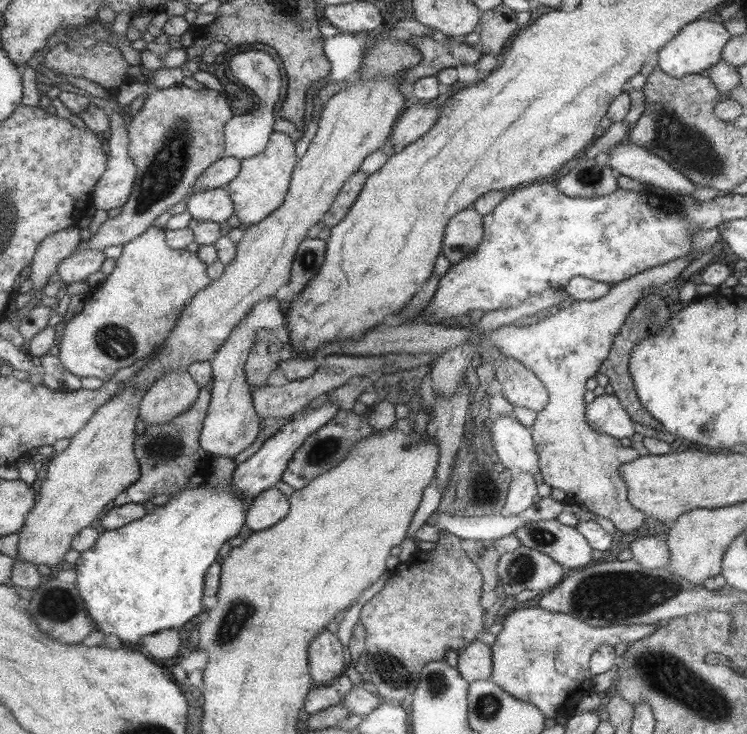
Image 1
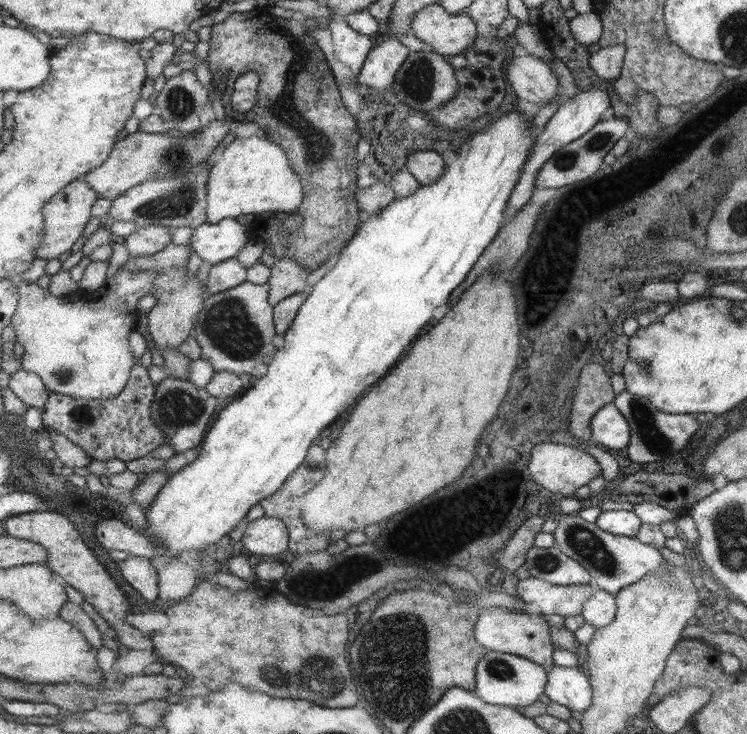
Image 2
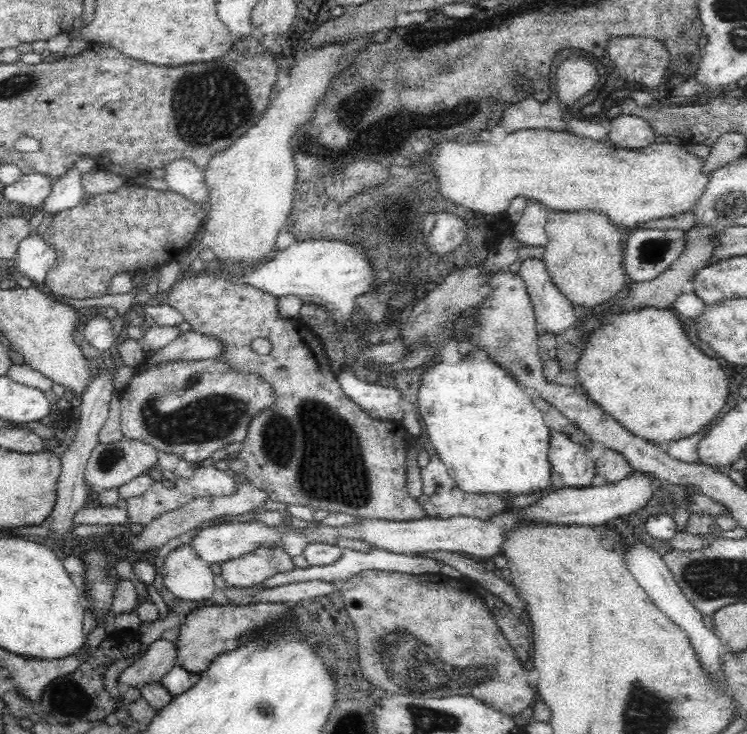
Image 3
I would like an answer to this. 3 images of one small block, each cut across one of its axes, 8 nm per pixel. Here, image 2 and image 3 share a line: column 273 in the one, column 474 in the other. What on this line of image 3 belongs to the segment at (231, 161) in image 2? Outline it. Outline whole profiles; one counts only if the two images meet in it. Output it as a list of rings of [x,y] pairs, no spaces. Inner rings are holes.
[[[530,129],[519,130],[518,132],[509,133],[509,135],[500,142],[500,146],[496,144],[488,144],[488,140],[485,138],[482,142],[476,142],[476,144],[466,144],[466,146],[460,146],[456,142],[442,142],[438,150],[434,150],[434,156],[432,156],[434,164],[436,164],[436,172],[438,172],[438,178],[440,178],[440,190],[444,192],[444,196],[448,196],[450,200],[470,208],[474,212],[480,212],[482,214],[496,214],[507,210],[510,200],[516,195],[524,195],[526,200],[536,200],[539,204],[546,205],[548,211],[556,210],[557,212],[600,212],[606,213],[606,216],[610,218],[610,221],[619,228],[632,228],[633,226],[640,226],[643,222],[648,220],[654,220],[659,218],[672,218],[678,216],[678,214],[686,214],[691,212],[698,205],[698,200],[705,194],[707,185],[711,180],[711,172],[708,173],[704,166],[706,166],[706,159],[689,153],[686,151],[685,146],[676,145],[672,143],[652,143],[645,147],[640,148],[626,148],[616,147],[612,145],[610,141],[592,139],[590,137],[580,137],[574,135],[574,133],[568,133],[557,131],[554,129]]]

